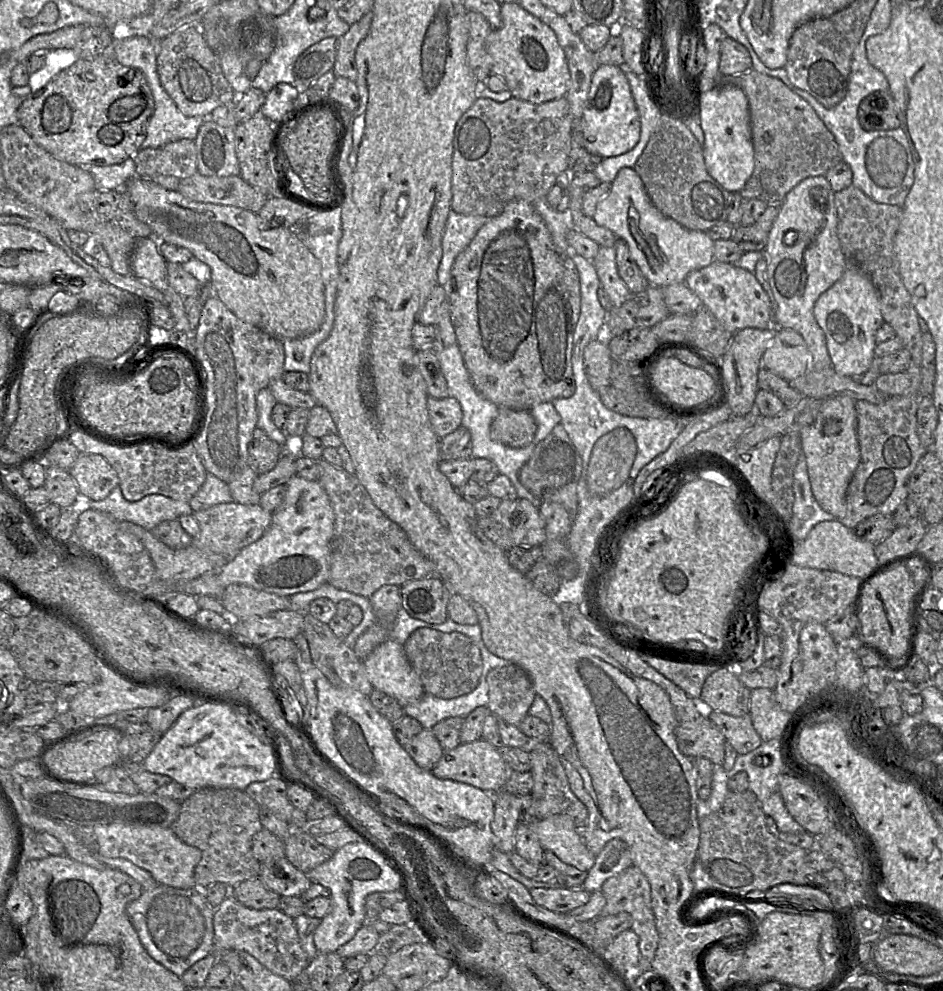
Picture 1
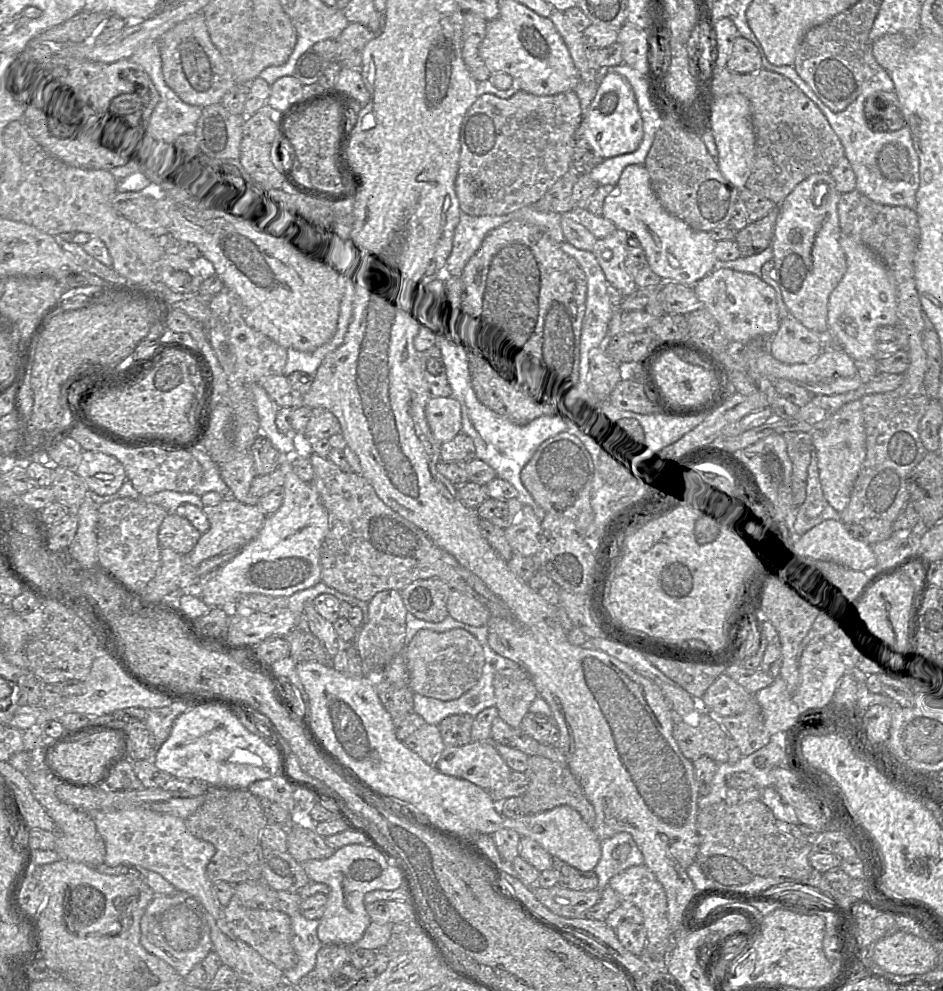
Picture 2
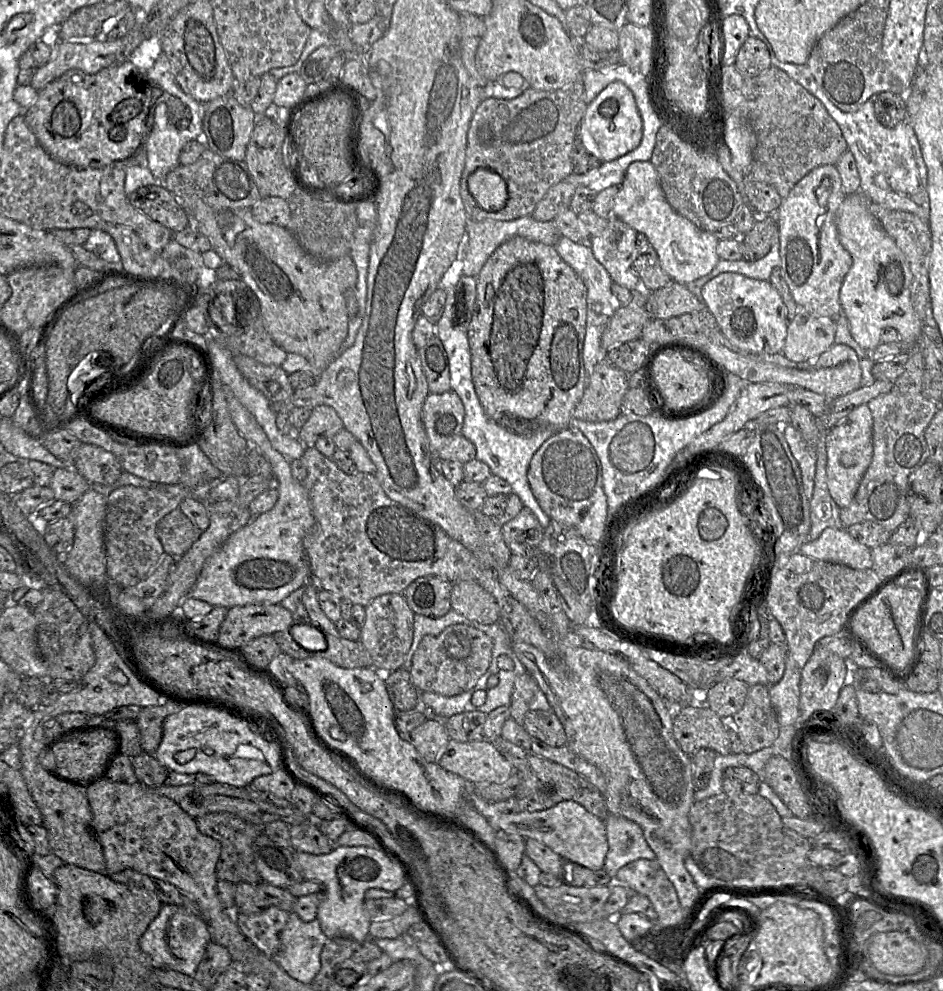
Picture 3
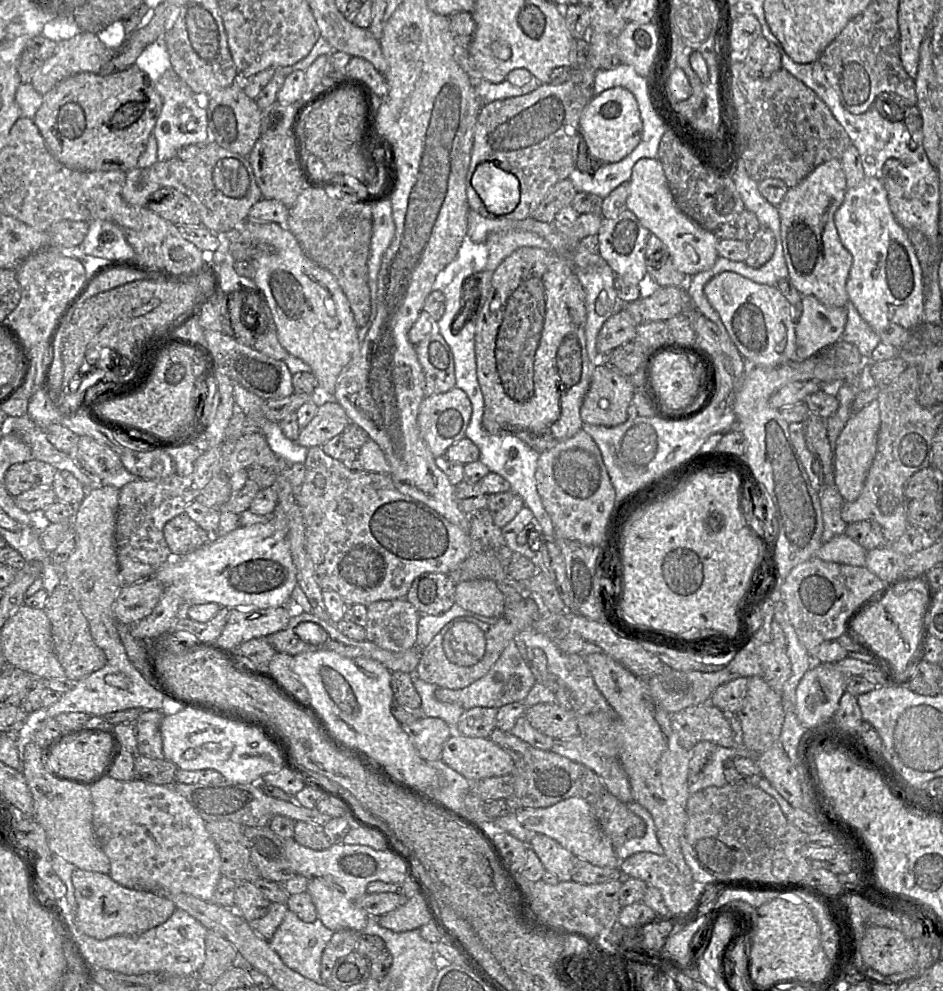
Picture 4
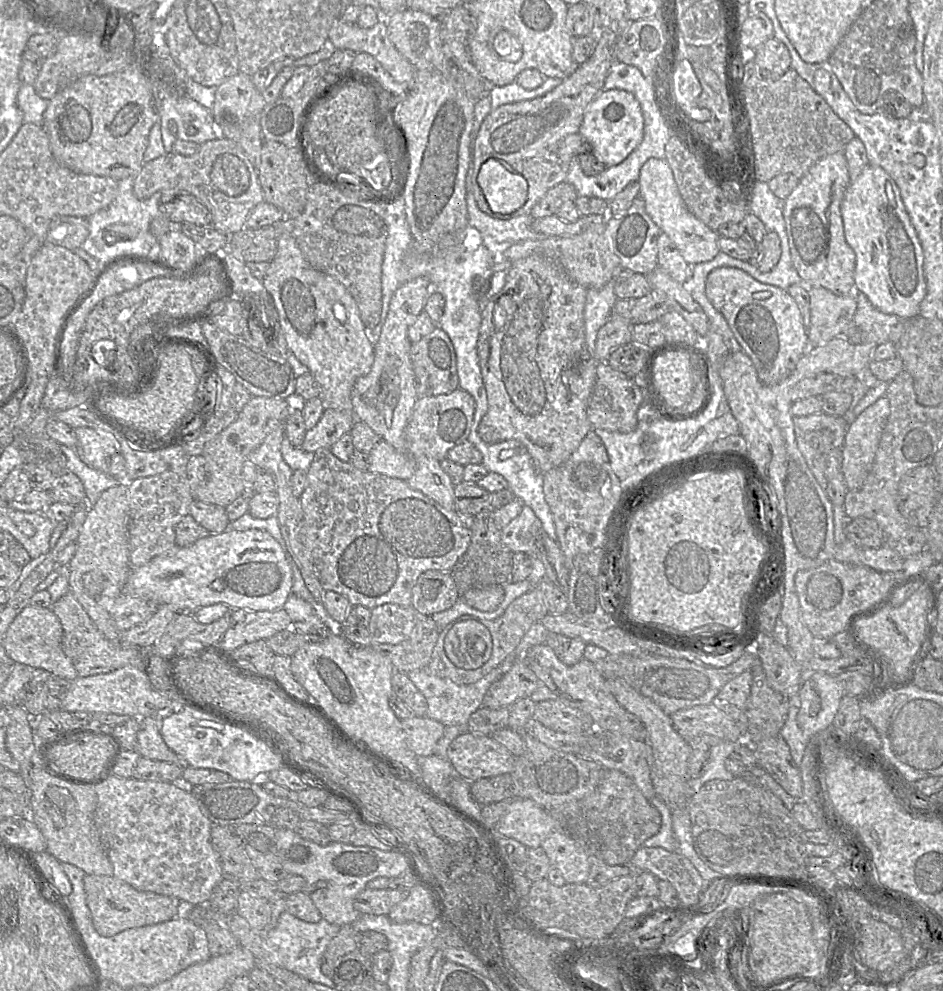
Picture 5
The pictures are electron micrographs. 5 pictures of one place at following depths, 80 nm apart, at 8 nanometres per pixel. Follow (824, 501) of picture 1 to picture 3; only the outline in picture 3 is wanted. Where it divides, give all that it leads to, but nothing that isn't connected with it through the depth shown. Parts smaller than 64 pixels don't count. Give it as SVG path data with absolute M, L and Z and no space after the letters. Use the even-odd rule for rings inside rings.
M862 404L854 408L826 435L826 476L829 493L840 509L850 505L863 475L871 463L873 419L869 407Z

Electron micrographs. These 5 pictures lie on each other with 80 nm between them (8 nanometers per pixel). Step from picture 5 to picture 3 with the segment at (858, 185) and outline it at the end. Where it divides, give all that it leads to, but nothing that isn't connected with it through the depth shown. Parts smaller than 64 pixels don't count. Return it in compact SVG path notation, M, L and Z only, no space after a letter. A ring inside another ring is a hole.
M858 190L846 195L837 210L838 238L852 258L839 293L842 314L848 320L853 339L865 351L872 352L881 343L883 329L892 327L899 334L902 350L910 354L923 325L911 304L913 275L904 253L870 212L871 202Z

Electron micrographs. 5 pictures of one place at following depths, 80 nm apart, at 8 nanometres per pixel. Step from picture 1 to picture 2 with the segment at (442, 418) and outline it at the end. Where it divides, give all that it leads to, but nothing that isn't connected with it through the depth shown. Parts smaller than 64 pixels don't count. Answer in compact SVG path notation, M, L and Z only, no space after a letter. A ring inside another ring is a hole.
M431 396L426 406L426 416L434 438L445 443L461 432L461 406L451 396Z

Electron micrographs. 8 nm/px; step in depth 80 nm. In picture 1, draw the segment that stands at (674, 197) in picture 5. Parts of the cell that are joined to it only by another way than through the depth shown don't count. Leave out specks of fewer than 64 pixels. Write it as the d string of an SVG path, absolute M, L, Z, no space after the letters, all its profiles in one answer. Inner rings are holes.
M634 168L620 169L611 185L609 194L598 202L593 220L627 243L632 258L651 286L664 288L685 283L690 272L715 260L714 241L707 233L687 229L663 215L651 202Z

